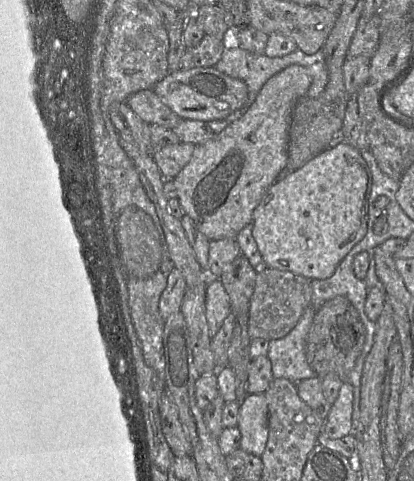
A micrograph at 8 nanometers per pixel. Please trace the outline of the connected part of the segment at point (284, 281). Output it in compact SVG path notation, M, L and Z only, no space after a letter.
M261 267L257 271L253 295L248 313L248 334L251 339L263 338L268 341L285 337L298 323L304 311L312 305L311 280L290 271Z

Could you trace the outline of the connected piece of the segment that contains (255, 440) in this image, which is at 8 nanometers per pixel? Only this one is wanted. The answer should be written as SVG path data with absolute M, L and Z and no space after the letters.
M247 395L240 403L238 428L241 434L239 448L260 457L268 439L268 408L265 395Z

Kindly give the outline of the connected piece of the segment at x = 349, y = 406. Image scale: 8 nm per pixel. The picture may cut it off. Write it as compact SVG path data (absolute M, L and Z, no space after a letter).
M343 381L337 399L331 405L322 433L332 439L343 438L353 433L353 387Z

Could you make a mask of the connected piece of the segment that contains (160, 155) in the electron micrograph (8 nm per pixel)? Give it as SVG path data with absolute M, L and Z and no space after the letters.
M180 142L178 144L156 147L154 159L166 180L175 178L190 161L195 145Z

